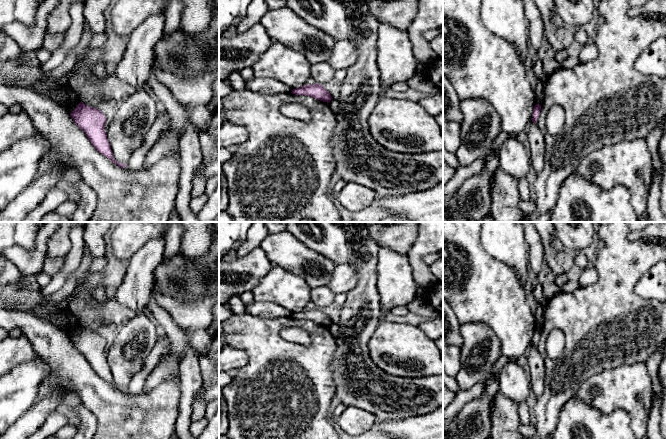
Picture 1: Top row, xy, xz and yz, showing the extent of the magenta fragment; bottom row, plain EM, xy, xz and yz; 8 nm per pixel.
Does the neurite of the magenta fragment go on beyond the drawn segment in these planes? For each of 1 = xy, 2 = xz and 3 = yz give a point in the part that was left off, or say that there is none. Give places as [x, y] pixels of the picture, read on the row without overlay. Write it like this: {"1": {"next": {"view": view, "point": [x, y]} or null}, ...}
{"1": {"next": null}, "2": {"next": null}, "3": {"next": null}}

